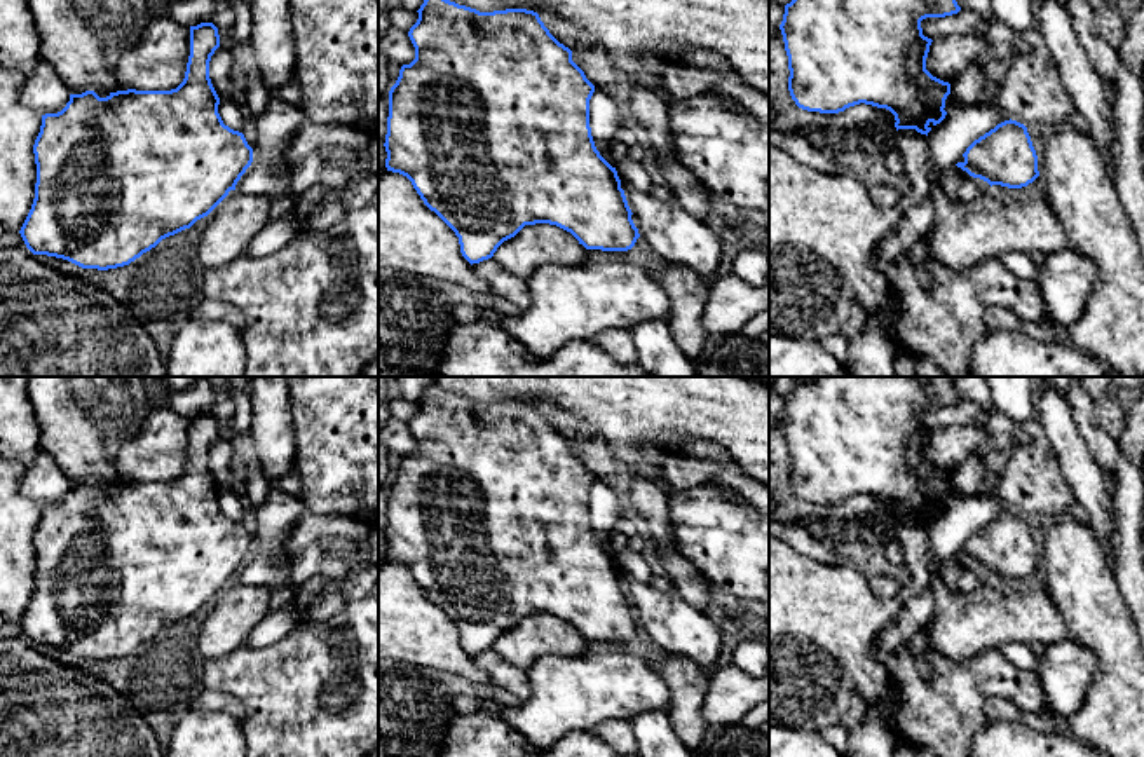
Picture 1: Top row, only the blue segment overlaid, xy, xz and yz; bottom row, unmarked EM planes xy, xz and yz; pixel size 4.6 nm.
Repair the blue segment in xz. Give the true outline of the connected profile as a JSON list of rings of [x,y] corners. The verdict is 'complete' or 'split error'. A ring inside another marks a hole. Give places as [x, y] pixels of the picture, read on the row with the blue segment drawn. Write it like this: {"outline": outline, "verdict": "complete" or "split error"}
{"outline": [[[424,0],[419,19],[408,37],[415,47],[415,59],[403,65],[396,84],[389,91],[389,117],[385,134],[387,171],[406,176],[424,204],[434,211],[459,237],[462,256],[473,265],[494,256],[497,248],[514,237],[525,225],[549,223],[570,232],[586,249],[628,251],[640,237],[631,220],[624,190],[616,167],[596,150],[589,127],[589,99],[595,85],[572,61],[572,51],[560,44],[541,21],[539,14],[527,9],[480,12],[450,0]]], "verdict": "complete"}

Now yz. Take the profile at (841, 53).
{"outline": [[[792,0],[785,5],[780,24],[788,56],[788,91],[795,105],[807,112],[839,113],[849,106],[865,103],[886,108],[895,115],[895,127],[916,129],[921,134],[940,124],[947,112],[945,99],[950,84],[933,77],[926,70],[931,38],[923,35],[921,21],[957,14],[956,0]]], "verdict": "complete"}

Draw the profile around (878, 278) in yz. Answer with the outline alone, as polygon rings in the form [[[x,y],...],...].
[[[769,143],[769,333],[799,340],[837,335],[853,300],[867,314],[879,312],[888,279],[872,265],[872,249],[902,215],[898,204],[877,208],[858,178],[818,171]]]

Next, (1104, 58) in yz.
[[[1066,0],[1066,9],[1071,14],[1072,28],[1090,58],[1095,72],[1104,82],[1113,82],[1118,73],[1120,56],[1118,49],[1099,37],[1093,26],[1093,10],[1086,0]]]

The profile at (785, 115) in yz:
[[[769,30],[769,127],[785,134],[804,129],[846,131],[870,122],[895,126],[886,108],[855,105],[839,113],[807,112],[795,105],[788,91],[788,56],[781,30]]]

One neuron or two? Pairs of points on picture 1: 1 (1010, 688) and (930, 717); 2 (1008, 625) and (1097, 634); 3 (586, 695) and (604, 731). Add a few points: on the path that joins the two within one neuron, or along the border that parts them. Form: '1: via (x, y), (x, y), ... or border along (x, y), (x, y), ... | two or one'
1: via (991, 688), (966, 688), (949, 705) | one
2: border along (1048, 593), (1069, 637) | two
3: border along (628, 719), (606, 719), (592, 731) | two

